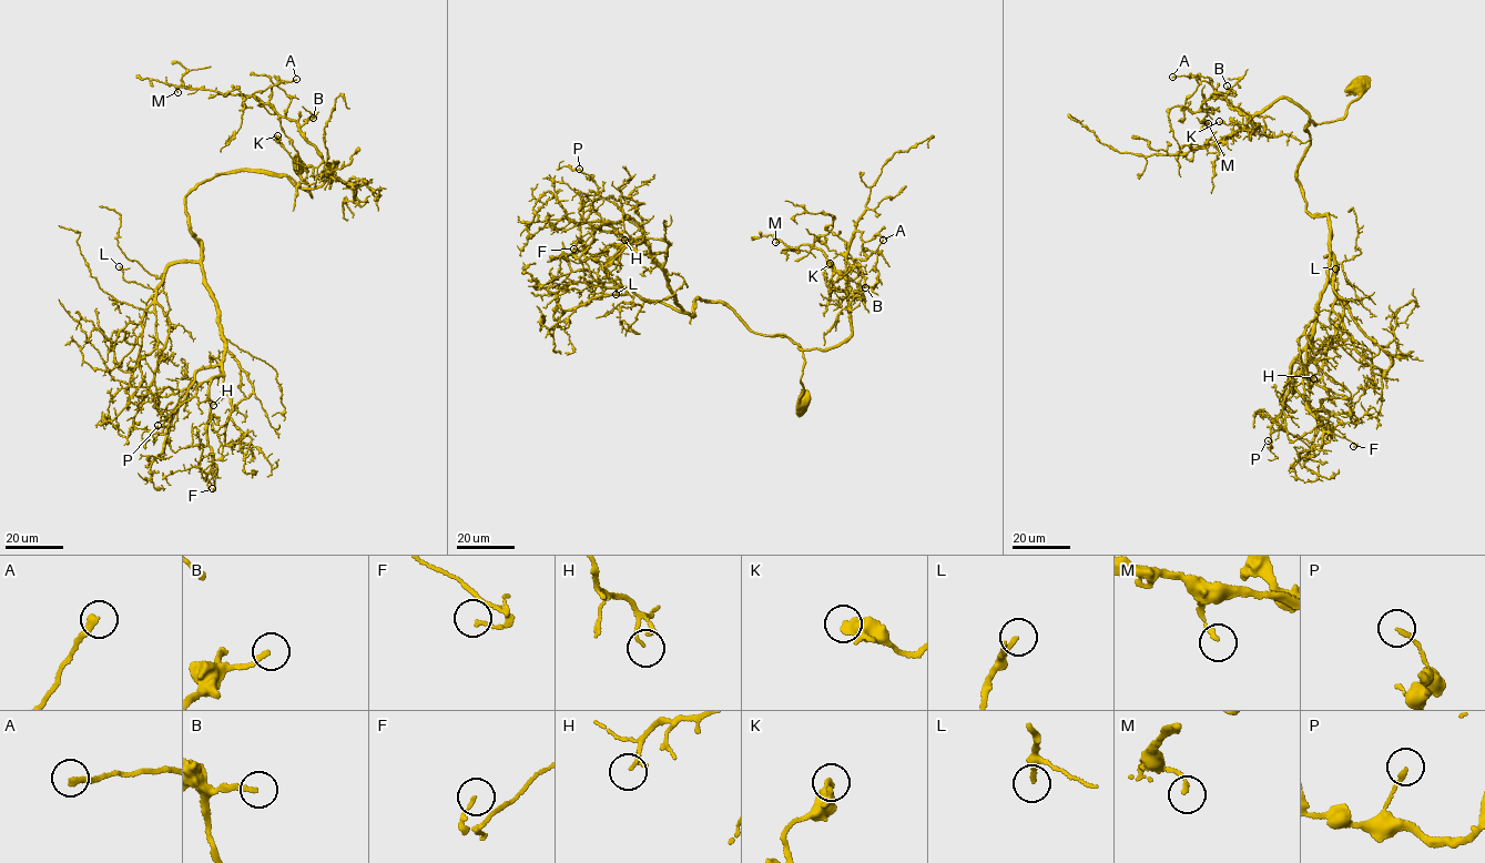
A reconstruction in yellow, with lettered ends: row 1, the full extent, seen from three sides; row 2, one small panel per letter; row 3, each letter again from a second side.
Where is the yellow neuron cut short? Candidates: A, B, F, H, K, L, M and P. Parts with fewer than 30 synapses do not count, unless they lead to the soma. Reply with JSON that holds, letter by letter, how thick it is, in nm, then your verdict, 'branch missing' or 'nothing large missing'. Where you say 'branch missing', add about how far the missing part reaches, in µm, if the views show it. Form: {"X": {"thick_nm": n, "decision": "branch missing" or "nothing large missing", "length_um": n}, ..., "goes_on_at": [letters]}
{"A": {"thick_nm": 240, "decision": "nothing large missing"}, "B": {"thick_nm": 160, "decision": "nothing large missing"}, "F": {"thick_nm": 110, "decision": "nothing large missing"}, "H": {"thick_nm": 80, "decision": "nothing large missing"}, "K": {"thick_nm": 460, "decision": "nothing large missing"}, "L": {"thick_nm": 190, "decision": "branch missing", "length_um": 25}, "M": {"thick_nm": 150, "decision": "nothing large missing"}, "P": {"thick_nm": 170, "decision": "nothing large missing"}, "goes_on_at": ["L"]}

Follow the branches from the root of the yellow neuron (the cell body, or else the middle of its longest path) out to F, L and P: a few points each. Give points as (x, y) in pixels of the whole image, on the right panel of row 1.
F: (1356, 88), (1344, 117), (1305, 127), (1297, 178), (1328, 217), (1330, 264), (1290, 373), (1353, 446)
L: (1356, 88), (1344, 117), (1305, 125), (1311, 139), (1297, 172), (1305, 211), (1329, 219), (1331, 283), (1335, 268)
P: (1356, 88), (1344, 117), (1305, 127), (1311, 139), (1297, 178), (1305, 211), (1328, 217), (1330, 264), (1268, 440)

